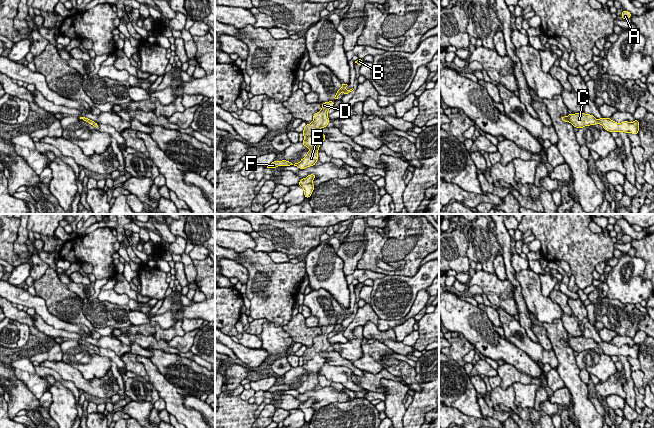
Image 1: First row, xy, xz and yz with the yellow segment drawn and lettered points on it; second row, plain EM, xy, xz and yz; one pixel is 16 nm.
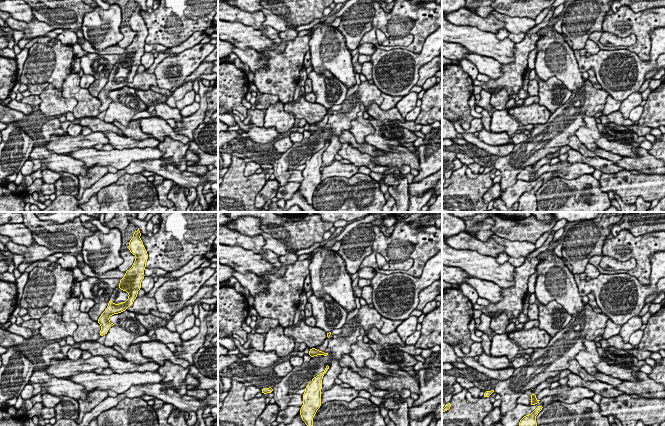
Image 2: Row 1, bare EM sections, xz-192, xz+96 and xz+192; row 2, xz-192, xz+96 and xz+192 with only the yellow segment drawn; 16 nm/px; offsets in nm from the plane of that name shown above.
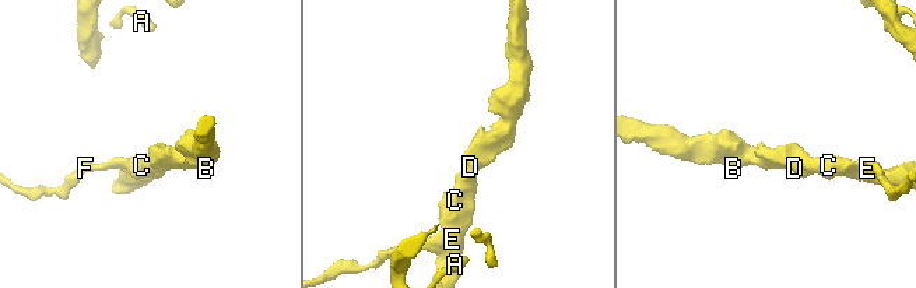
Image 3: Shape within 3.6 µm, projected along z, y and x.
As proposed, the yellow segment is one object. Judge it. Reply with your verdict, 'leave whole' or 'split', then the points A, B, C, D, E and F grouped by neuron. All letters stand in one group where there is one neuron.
leave whole | A B C D E F

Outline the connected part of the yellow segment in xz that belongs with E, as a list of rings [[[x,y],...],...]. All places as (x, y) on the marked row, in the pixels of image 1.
[[[334,101],[324,102],[321,104],[322,109],[313,115],[313,122],[306,124],[303,130],[304,140],[302,144],[310,150],[300,162],[295,163],[299,169],[303,170],[306,167],[315,166],[318,161],[318,149],[321,143],[326,139],[325,134],[320,131],[320,128],[327,127],[329,123],[328,110],[333,107]]]

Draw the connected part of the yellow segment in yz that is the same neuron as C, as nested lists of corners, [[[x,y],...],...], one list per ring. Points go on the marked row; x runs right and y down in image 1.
[[[572,113],[568,114],[567,117],[561,116],[561,119],[564,122],[570,122],[574,127],[580,129],[585,126],[601,124],[606,131],[609,132],[625,132],[632,133],[638,135],[639,131],[639,120],[634,120],[632,123],[629,121],[623,121],[621,123],[617,123],[613,121],[611,118],[601,117],[599,120],[596,119],[592,114],[582,113]]]

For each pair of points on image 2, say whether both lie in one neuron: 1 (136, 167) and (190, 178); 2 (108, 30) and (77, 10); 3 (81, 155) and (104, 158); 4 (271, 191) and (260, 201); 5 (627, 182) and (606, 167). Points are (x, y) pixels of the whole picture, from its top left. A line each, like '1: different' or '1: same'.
1: same
2: different
3: same
4: same
5: different

